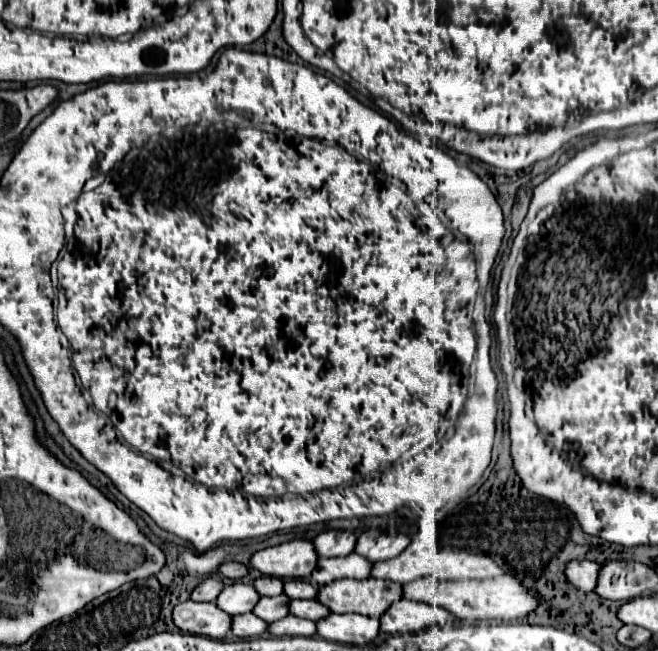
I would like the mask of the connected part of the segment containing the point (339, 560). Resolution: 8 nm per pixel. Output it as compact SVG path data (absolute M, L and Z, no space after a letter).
M358 553L346 557L328 557L320 559L318 569L314 569L312 577L318 585L328 585L336 579L368 579L372 571L372 563L366 557L358 557Z

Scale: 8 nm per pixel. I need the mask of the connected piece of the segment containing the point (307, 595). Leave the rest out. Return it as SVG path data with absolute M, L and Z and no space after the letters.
M312 577L308 579L285 579L284 593L292 599L316 599L318 597L318 587L312 582Z

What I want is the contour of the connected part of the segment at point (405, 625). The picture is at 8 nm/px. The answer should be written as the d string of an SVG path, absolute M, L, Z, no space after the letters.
M400 599L382 615L380 625L382 625L382 633L396 635L396 633L414 633L428 629L432 627L432 623L440 623L440 627L444 627L444 625L452 625L454 621L456 615L452 615L442 607Z

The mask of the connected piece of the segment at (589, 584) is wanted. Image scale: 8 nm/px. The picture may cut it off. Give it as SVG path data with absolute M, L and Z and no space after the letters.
M570 561L566 567L566 577L580 591L594 591L598 585L600 569L602 565L596 561Z

